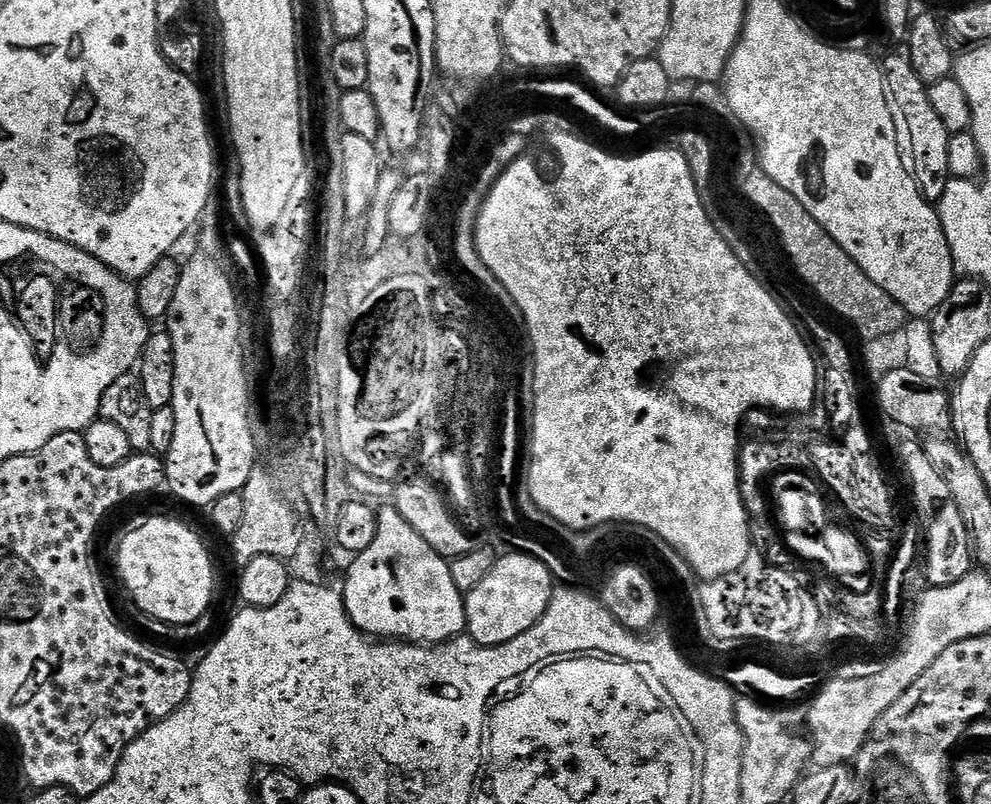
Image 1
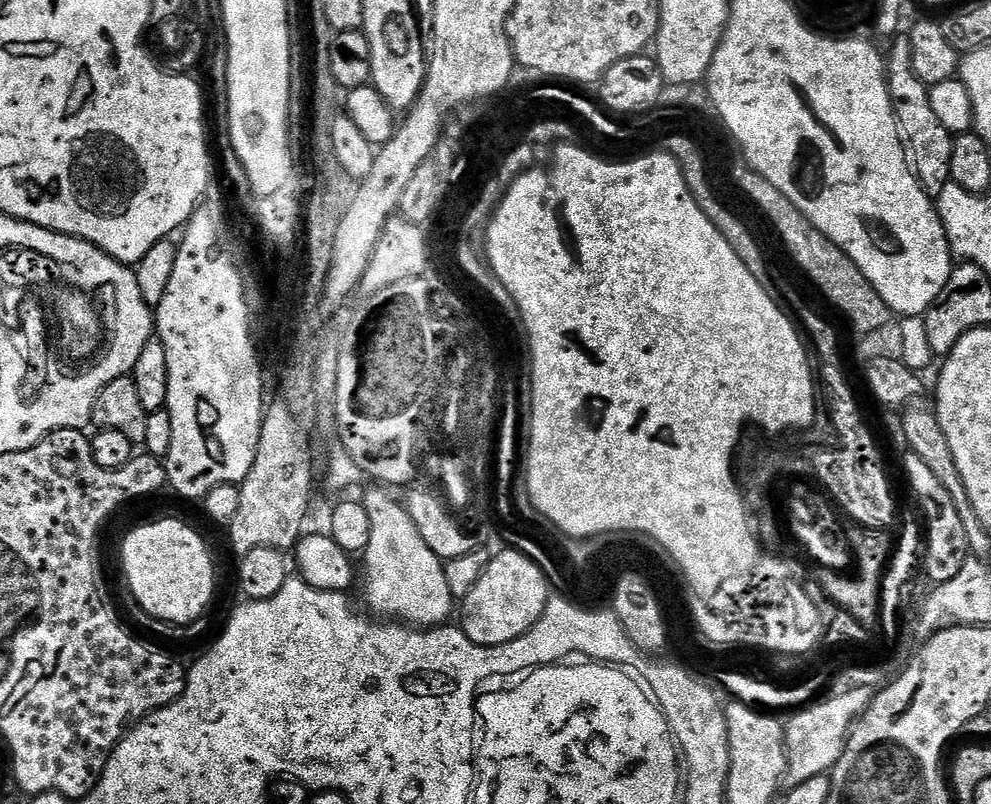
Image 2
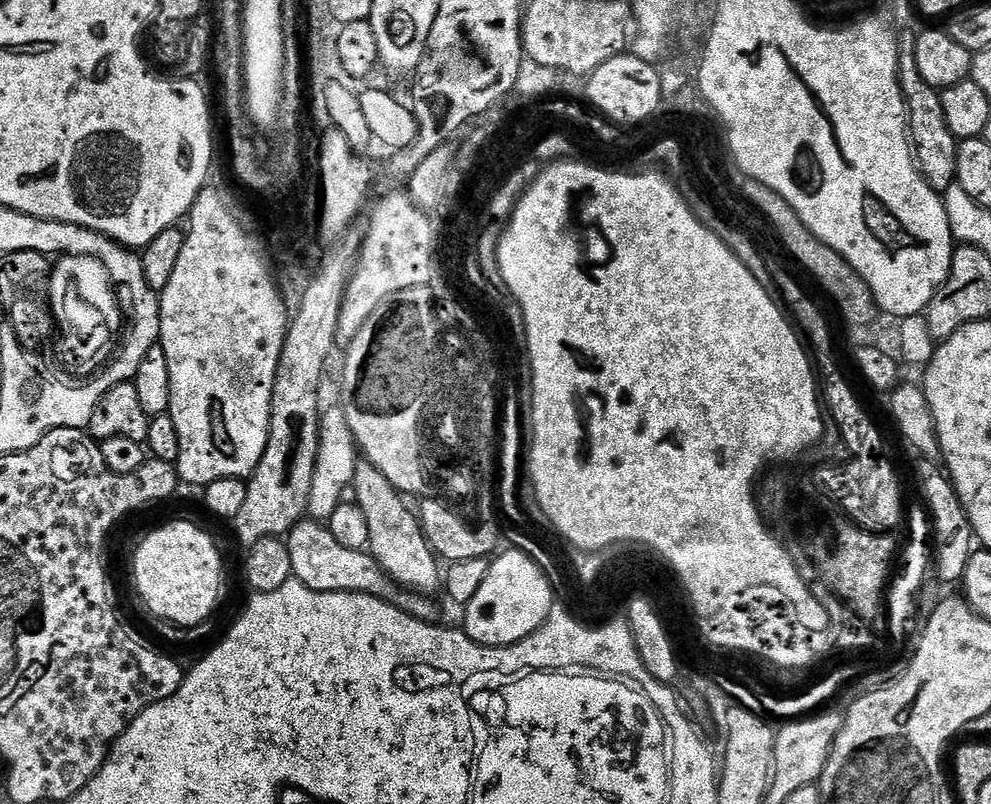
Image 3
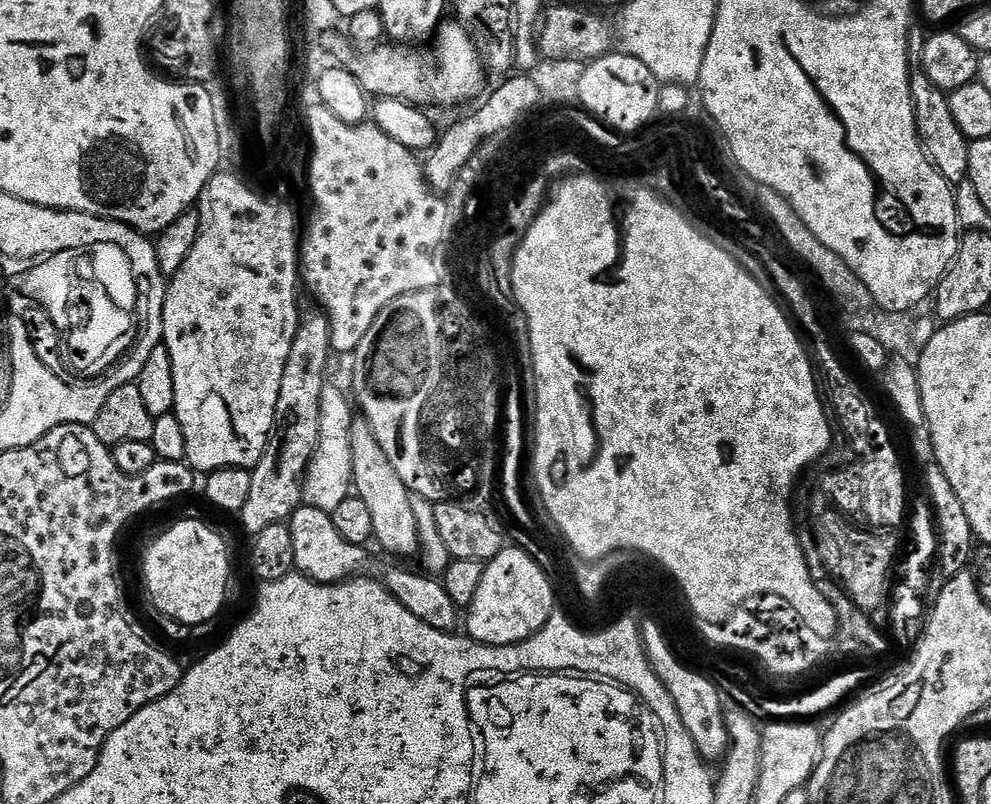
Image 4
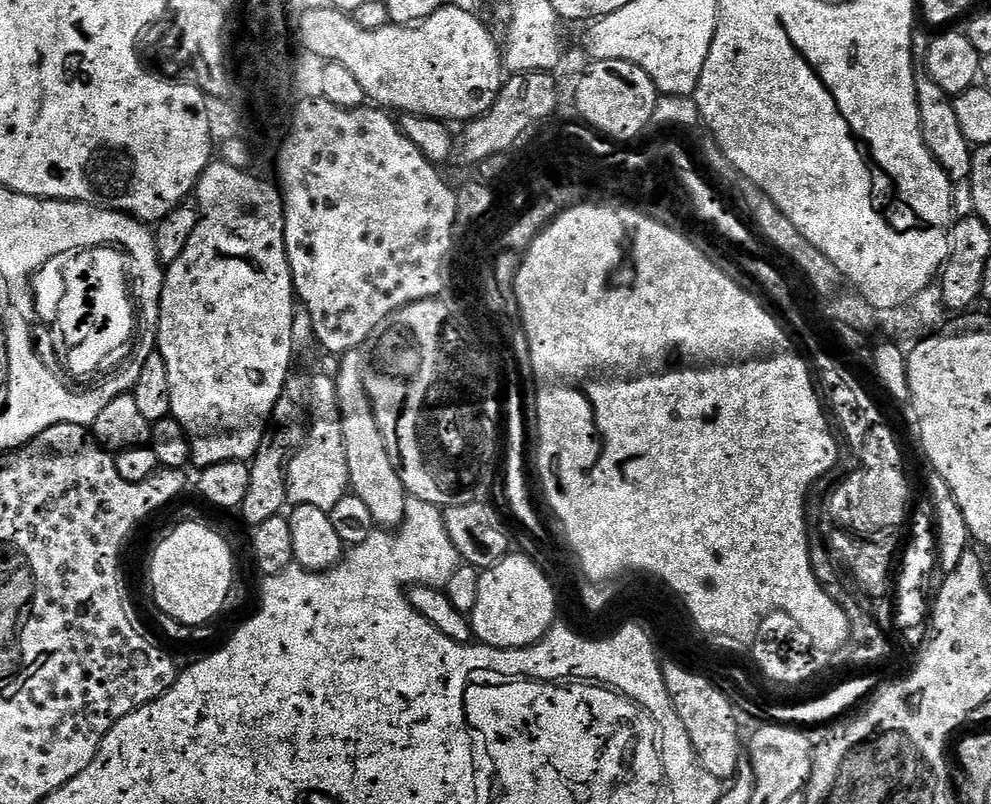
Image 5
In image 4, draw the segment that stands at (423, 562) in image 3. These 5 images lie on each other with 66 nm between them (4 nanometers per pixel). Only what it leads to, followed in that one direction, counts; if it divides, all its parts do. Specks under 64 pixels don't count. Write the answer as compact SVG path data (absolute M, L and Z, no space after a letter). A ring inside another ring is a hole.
M356 422L351 428L353 472L351 487L355 495L366 504L367 511L373 522L375 543L380 543L388 552L396 556L417 555L420 546L420 527L416 521L413 507L410 506L411 492L398 478L394 466L390 466L390 458L378 446L374 434L367 423Z

